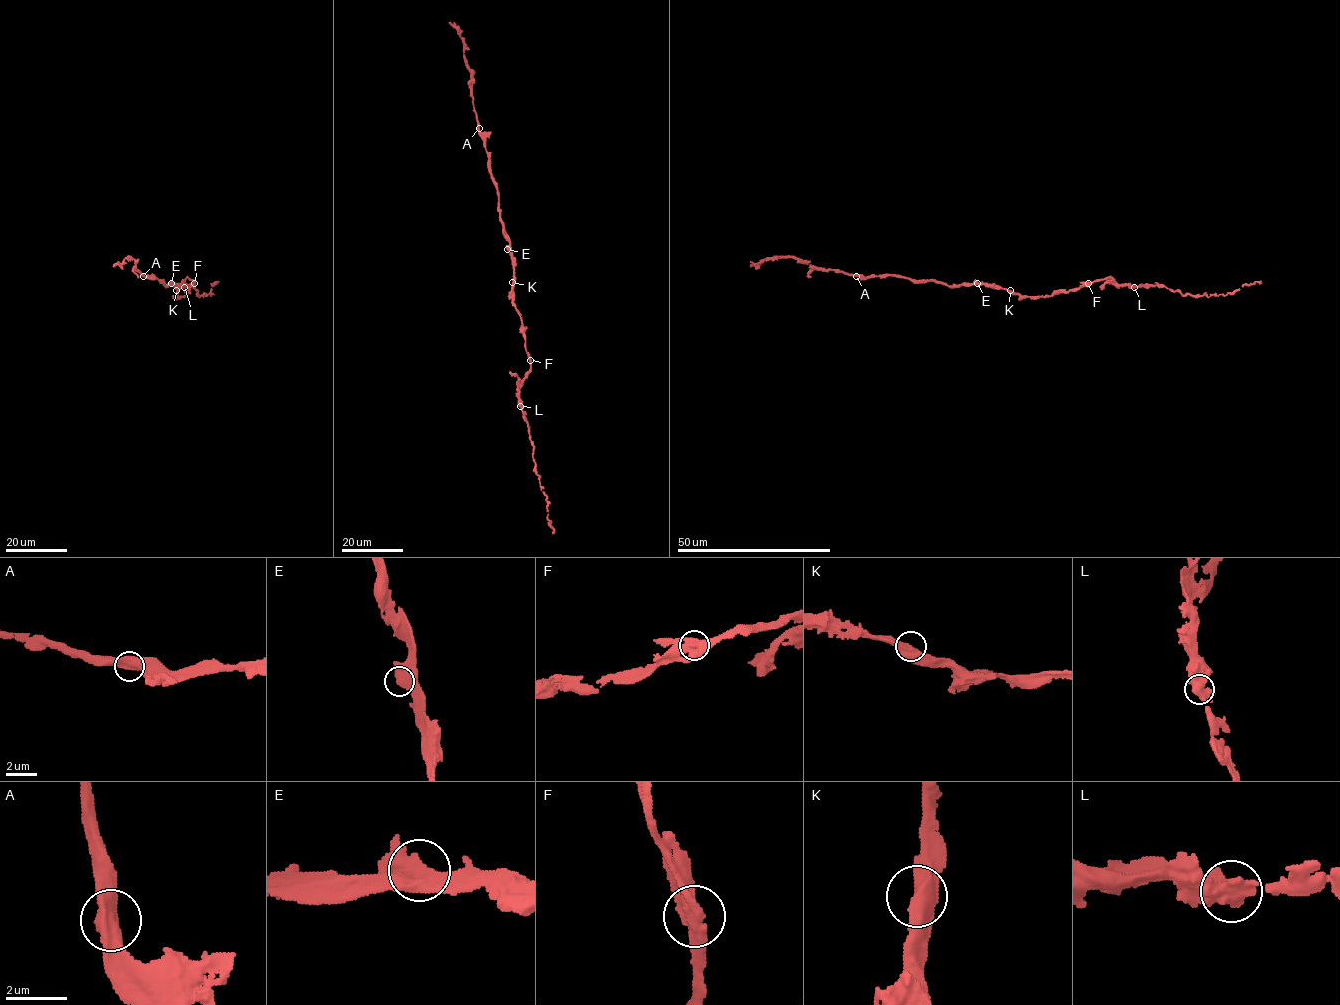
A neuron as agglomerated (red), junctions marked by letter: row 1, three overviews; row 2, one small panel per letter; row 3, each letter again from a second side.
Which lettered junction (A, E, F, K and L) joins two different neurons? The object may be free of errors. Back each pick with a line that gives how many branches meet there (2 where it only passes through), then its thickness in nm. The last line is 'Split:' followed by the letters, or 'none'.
Split: none

